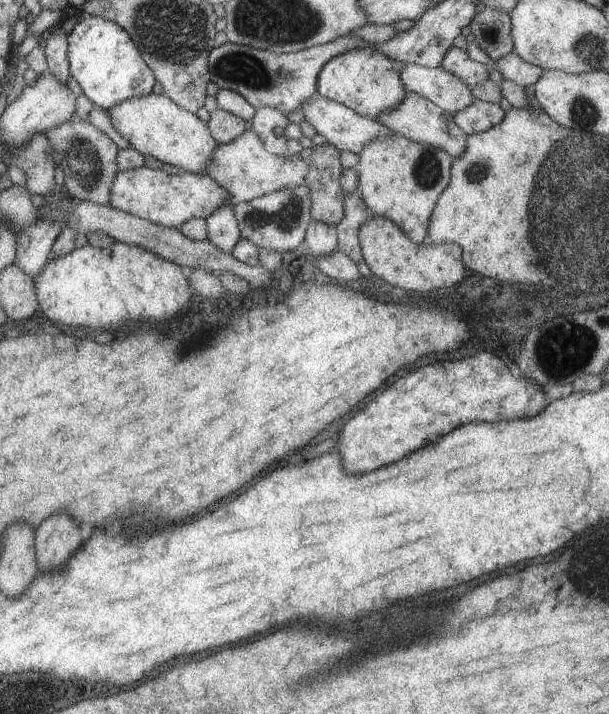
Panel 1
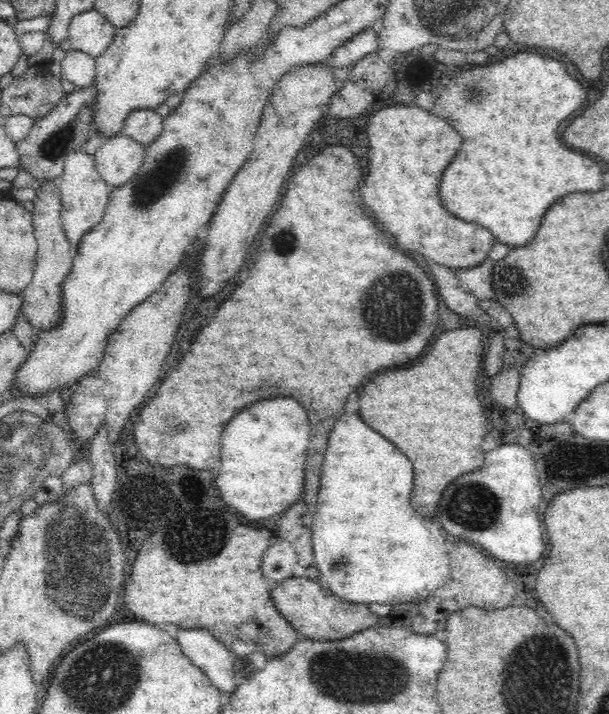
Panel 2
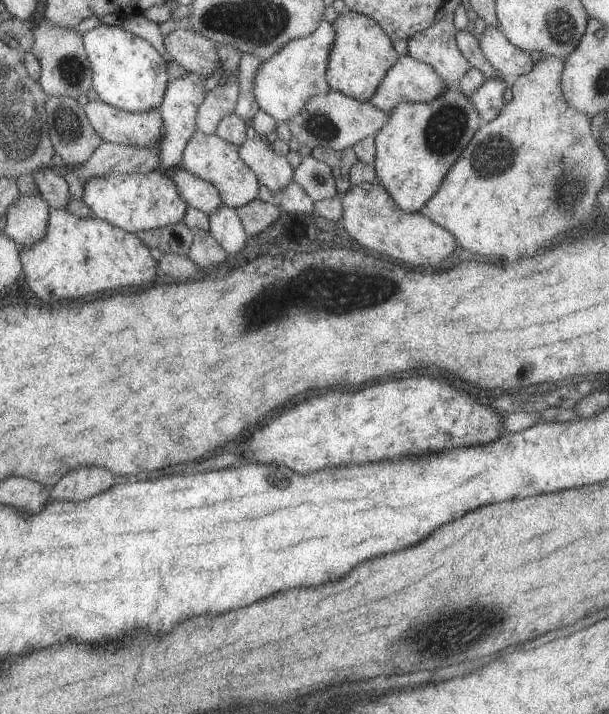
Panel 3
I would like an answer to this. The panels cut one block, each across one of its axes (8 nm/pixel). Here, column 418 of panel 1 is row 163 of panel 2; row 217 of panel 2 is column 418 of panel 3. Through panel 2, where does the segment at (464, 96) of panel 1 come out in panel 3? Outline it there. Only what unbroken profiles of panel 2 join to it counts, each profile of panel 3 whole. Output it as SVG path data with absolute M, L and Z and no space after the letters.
M407 54L397 57L369 98L369 104L388 113L401 102L431 102L446 86L447 83L433 72L431 66Z

